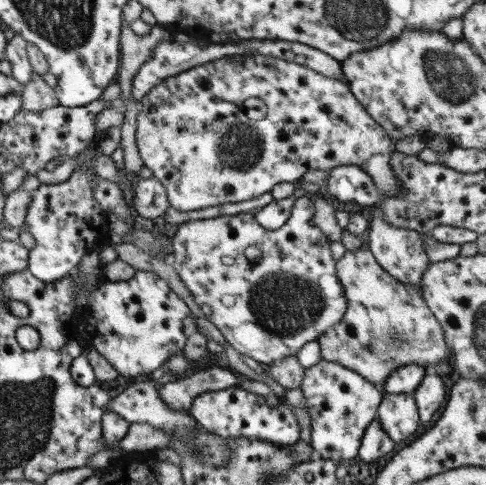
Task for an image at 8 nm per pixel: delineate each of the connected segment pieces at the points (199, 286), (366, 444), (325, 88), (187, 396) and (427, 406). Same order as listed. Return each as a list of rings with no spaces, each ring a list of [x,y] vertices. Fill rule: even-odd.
[[[305,196],[296,199],[294,206],[292,206],[292,212],[290,212],[290,218],[278,230],[269,231],[262,228],[258,221],[254,219],[254,211],[250,211],[236,215],[220,215],[216,218],[188,221],[175,227],[171,233],[172,265],[178,276],[180,276],[182,283],[192,292],[194,299],[196,299],[198,305],[204,311],[205,318],[210,320],[214,326],[217,326],[218,330],[224,335],[224,338],[239,353],[244,353],[250,356],[250,358],[254,358],[256,362],[259,362],[266,369],[271,364],[274,364],[274,362],[286,358],[286,356],[295,356],[304,344],[316,341],[318,335],[338,324],[340,319],[346,314],[348,302],[337,276],[337,262],[334,261],[330,252],[331,240],[313,222],[314,213],[313,197]]]
[[[374,416],[374,420],[366,427],[364,436],[361,438],[357,458],[368,463],[377,461],[394,450],[394,443],[394,440],[380,426],[378,416]]]
[[[228,55],[222,58],[201,64],[195,69],[191,69],[177,76],[168,78],[161,84],[146,94],[140,101],[140,109],[137,114],[137,126],[135,130],[135,141],[138,147],[139,156],[143,164],[153,172],[153,177],[157,178],[166,189],[167,197],[171,206],[180,212],[188,210],[198,210],[207,206],[218,204],[228,204],[228,202],[244,202],[258,198],[266,192],[270,192],[276,183],[292,182],[297,183],[307,170],[317,168],[329,172],[334,167],[346,164],[354,164],[372,176],[378,191],[382,196],[394,197],[402,191],[400,180],[396,178],[394,170],[390,168],[390,157],[394,152],[394,142],[388,137],[385,128],[382,128],[362,106],[362,103],[354,96],[354,93],[347,86],[346,82],[340,82],[334,78],[323,76],[306,66],[302,66],[294,61],[276,58],[272,55]],[[248,98],[262,98],[264,108],[262,110],[244,110],[244,102]]]
[[[222,367],[202,368],[180,379],[166,379],[159,385],[160,396],[166,400],[166,406],[188,413],[191,401],[198,394],[208,391],[239,389],[238,379],[242,377],[234,370]]]
[[[429,372],[422,382],[412,392],[417,404],[419,417],[422,422],[429,423],[432,416],[438,412],[442,402],[446,400],[446,386],[442,377]]]

